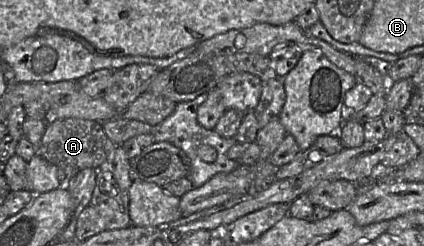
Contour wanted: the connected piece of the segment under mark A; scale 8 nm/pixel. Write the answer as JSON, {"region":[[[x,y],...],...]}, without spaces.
{"region":[[[64,118],[48,123],[37,153],[62,169],[68,180],[82,169],[98,168],[115,147],[116,145],[105,134],[102,123],[80,118]]]}

